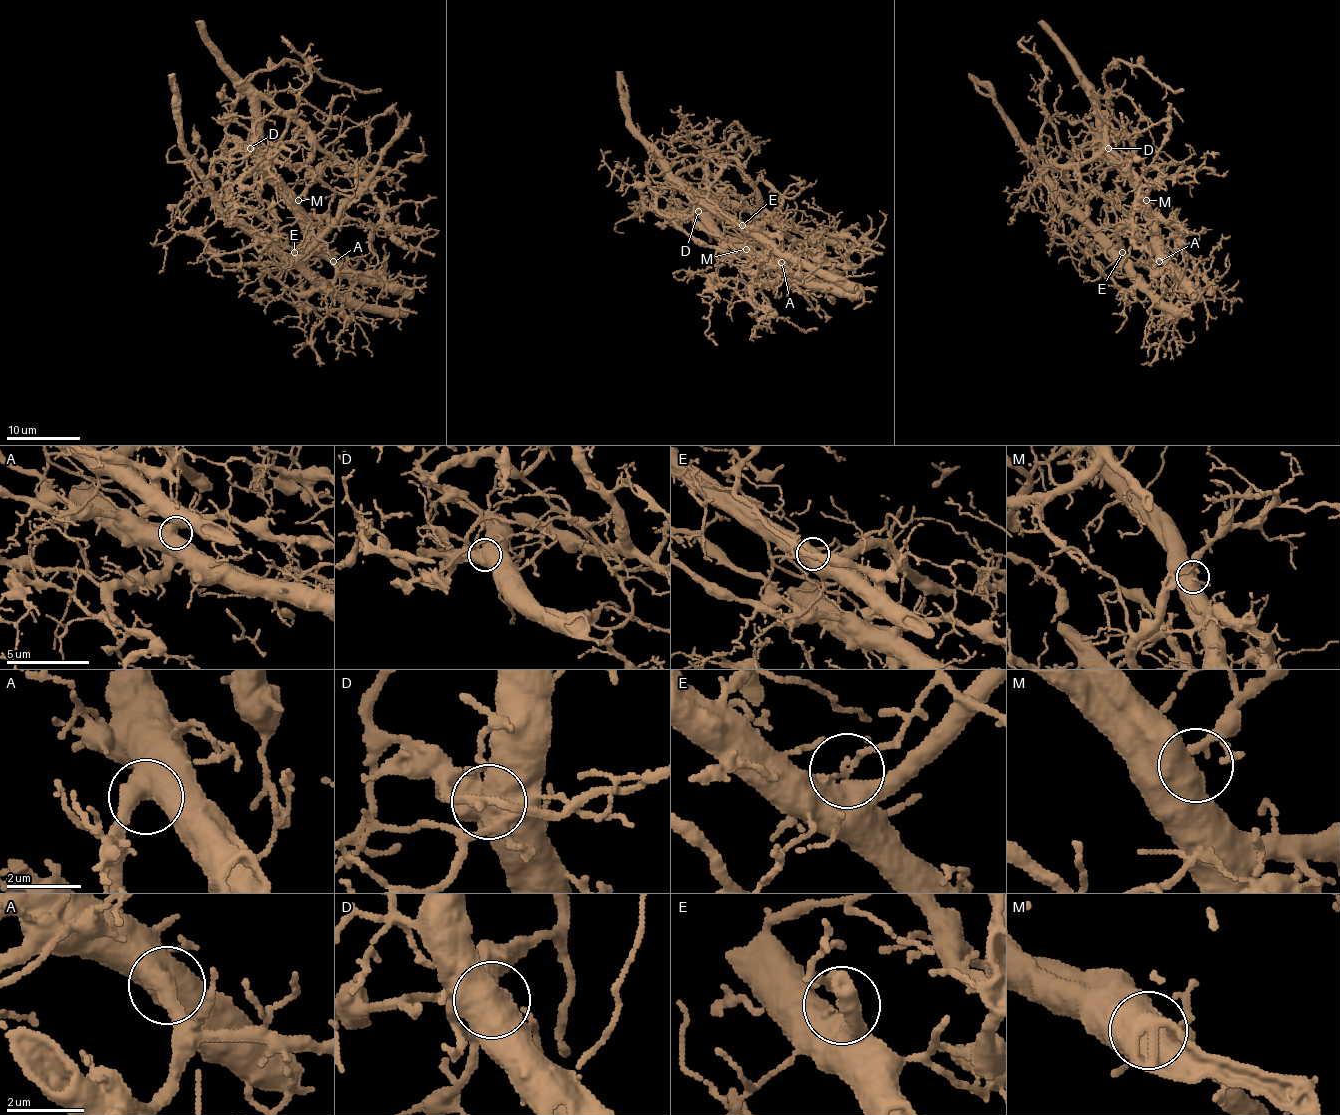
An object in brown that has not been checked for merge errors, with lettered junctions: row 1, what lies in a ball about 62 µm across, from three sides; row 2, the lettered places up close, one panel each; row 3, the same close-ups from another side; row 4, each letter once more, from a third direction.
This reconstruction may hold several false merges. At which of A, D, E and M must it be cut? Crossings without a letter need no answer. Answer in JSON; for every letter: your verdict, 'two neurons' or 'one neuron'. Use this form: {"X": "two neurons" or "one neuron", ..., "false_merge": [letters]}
{"A": "one neuron", "D": "two neurons", "E": "two neurons", "M": "one neuron", "false_merge": ["D", "E"]}

